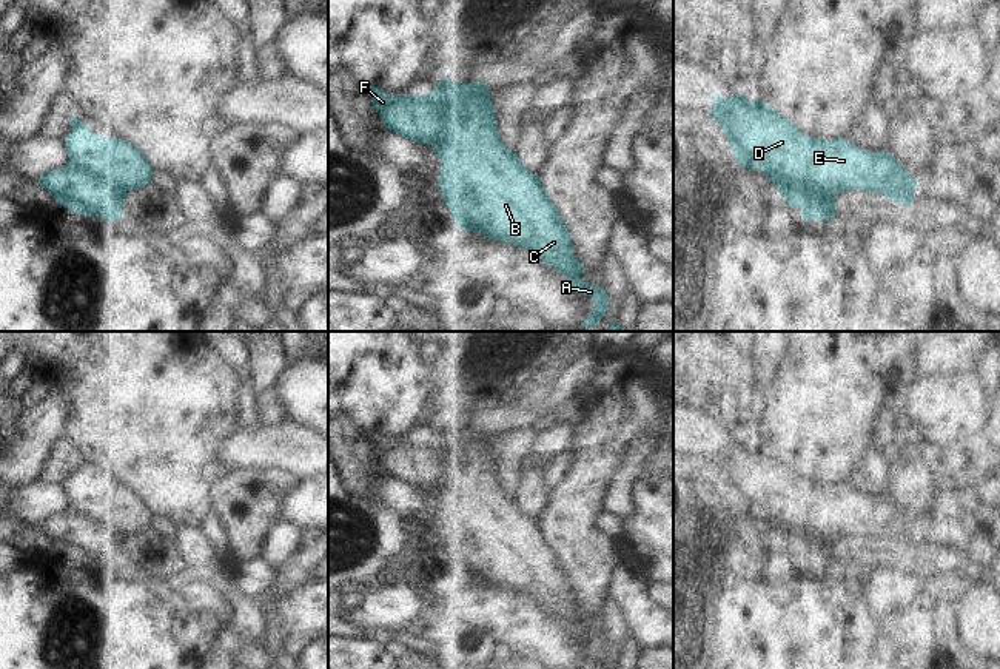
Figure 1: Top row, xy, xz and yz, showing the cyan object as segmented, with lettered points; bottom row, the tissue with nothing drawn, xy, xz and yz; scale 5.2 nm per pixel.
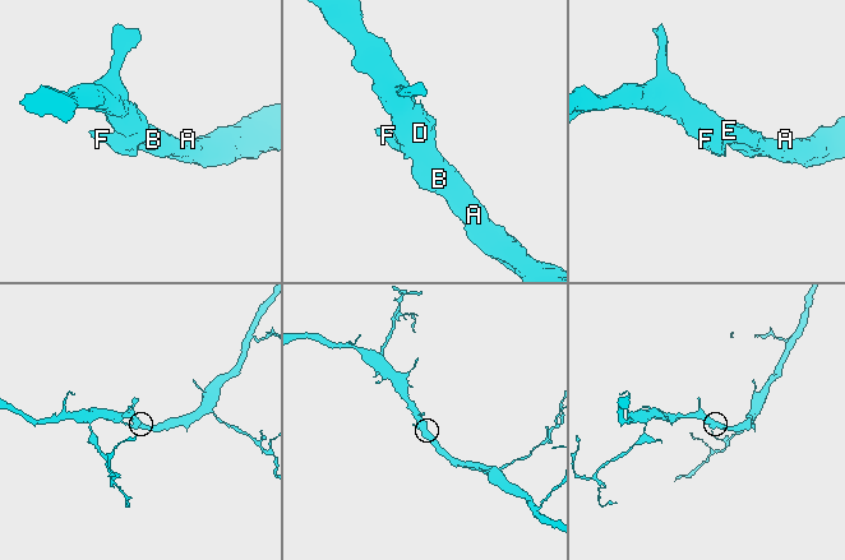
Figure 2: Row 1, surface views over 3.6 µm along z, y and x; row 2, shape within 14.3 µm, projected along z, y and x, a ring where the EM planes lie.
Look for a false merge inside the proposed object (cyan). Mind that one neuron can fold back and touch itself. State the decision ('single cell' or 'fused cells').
fused cells

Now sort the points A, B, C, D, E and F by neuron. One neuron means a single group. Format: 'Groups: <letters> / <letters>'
Groups: A B C D E / F.

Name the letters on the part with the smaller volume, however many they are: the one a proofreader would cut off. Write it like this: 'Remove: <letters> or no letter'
Remove: F

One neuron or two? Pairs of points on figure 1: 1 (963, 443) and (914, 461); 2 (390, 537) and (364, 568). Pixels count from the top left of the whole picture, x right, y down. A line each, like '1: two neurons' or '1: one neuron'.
1: two neurons
2: one neuron

